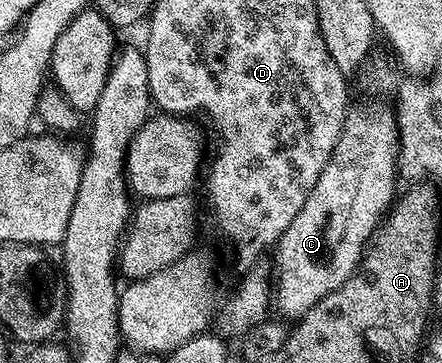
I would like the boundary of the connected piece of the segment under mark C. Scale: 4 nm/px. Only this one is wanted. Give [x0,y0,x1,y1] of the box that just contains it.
[274,104,400,322]

